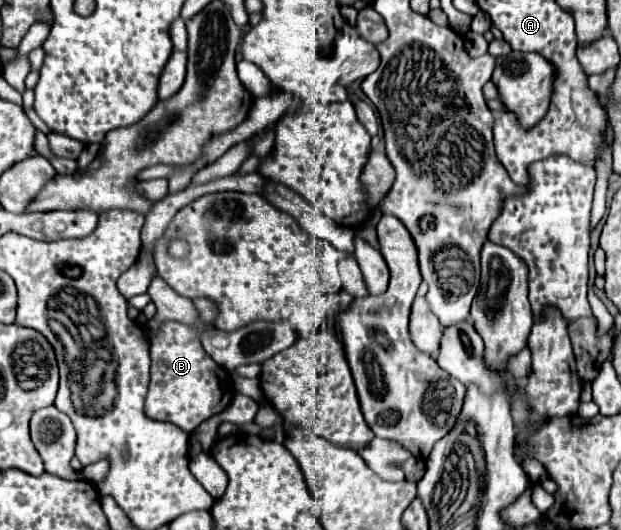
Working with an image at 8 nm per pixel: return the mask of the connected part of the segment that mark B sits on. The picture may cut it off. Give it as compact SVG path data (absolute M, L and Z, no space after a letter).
M167 321L151 341L151 383L145 413L157 421L171 421L191 433L201 421L221 413L233 399L235 383L227 369L207 357L195 325Z

